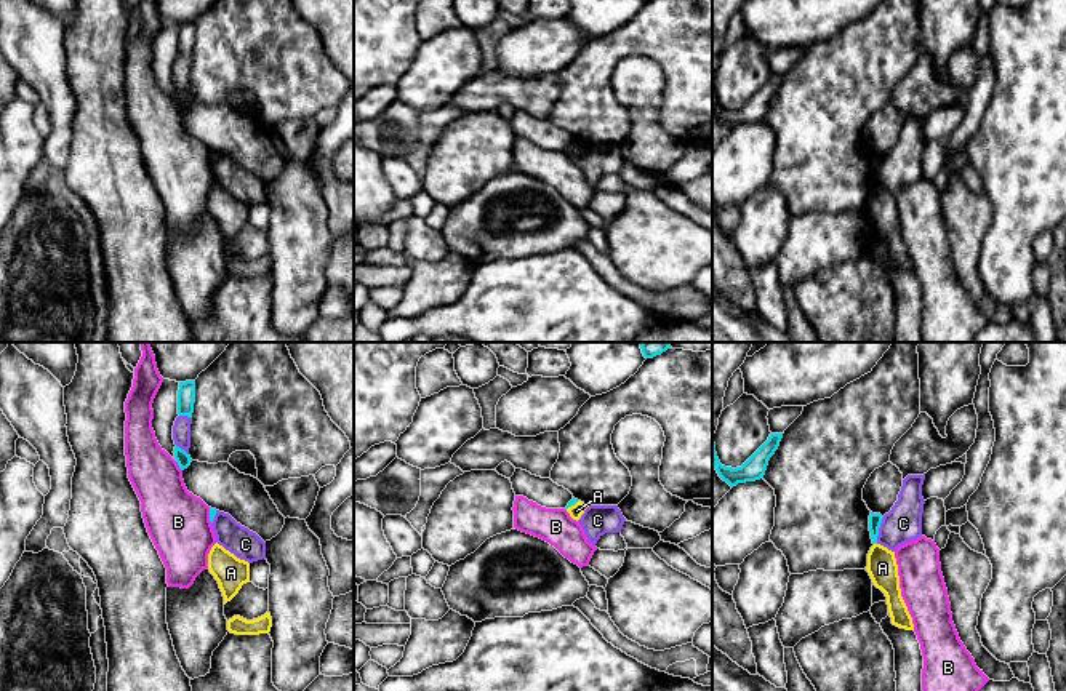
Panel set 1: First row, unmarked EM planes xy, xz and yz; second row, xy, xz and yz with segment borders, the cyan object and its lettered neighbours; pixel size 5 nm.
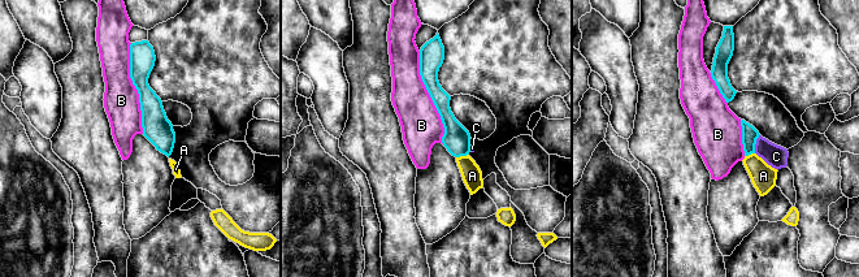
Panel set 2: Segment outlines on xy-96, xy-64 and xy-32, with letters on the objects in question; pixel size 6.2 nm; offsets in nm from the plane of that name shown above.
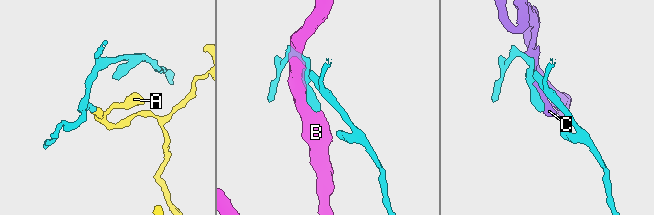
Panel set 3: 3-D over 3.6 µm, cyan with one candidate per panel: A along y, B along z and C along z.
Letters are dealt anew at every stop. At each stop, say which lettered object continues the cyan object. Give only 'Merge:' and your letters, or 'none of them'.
Merge: none of them

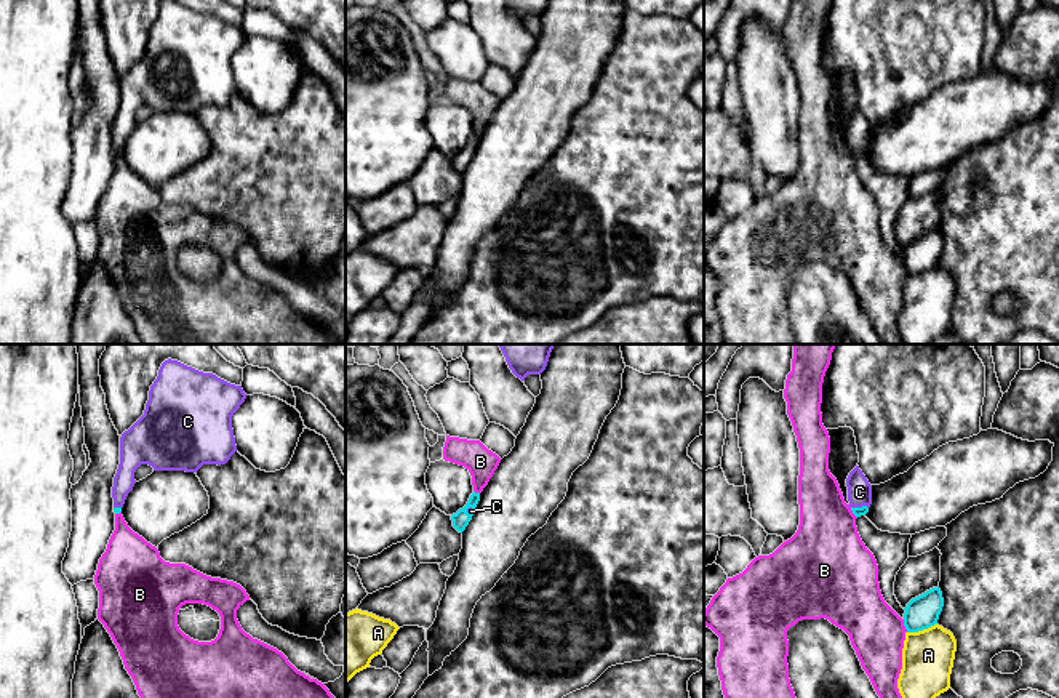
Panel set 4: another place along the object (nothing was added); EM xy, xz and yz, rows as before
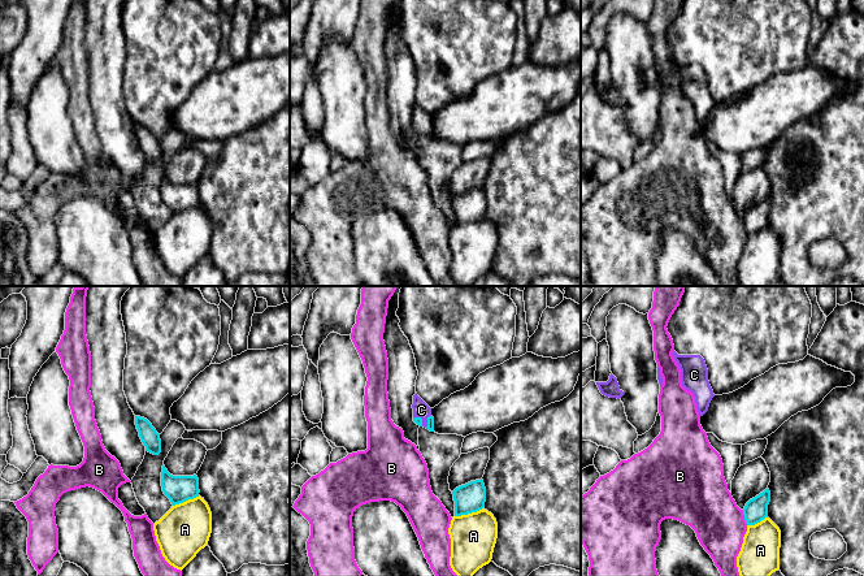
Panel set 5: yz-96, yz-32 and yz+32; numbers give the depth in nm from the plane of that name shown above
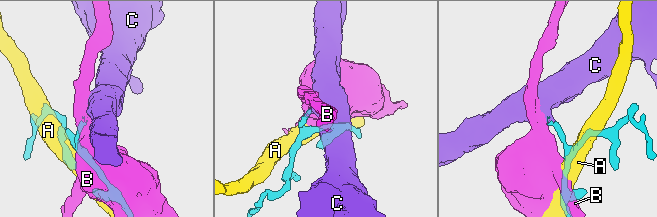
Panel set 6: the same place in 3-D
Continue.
Merge: C

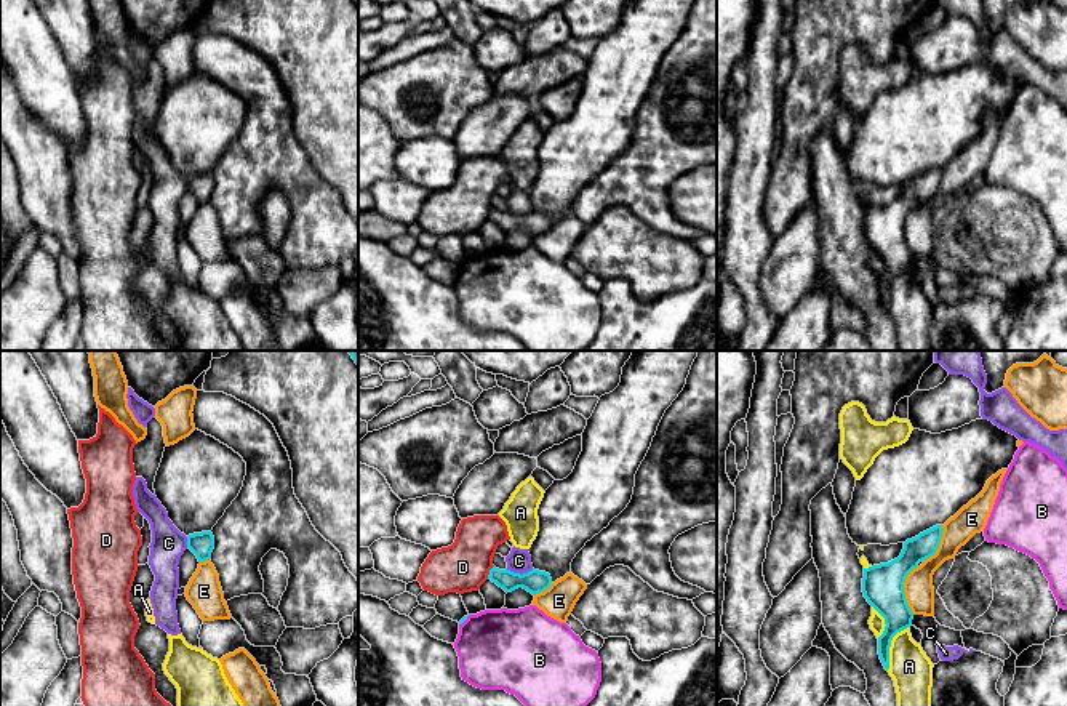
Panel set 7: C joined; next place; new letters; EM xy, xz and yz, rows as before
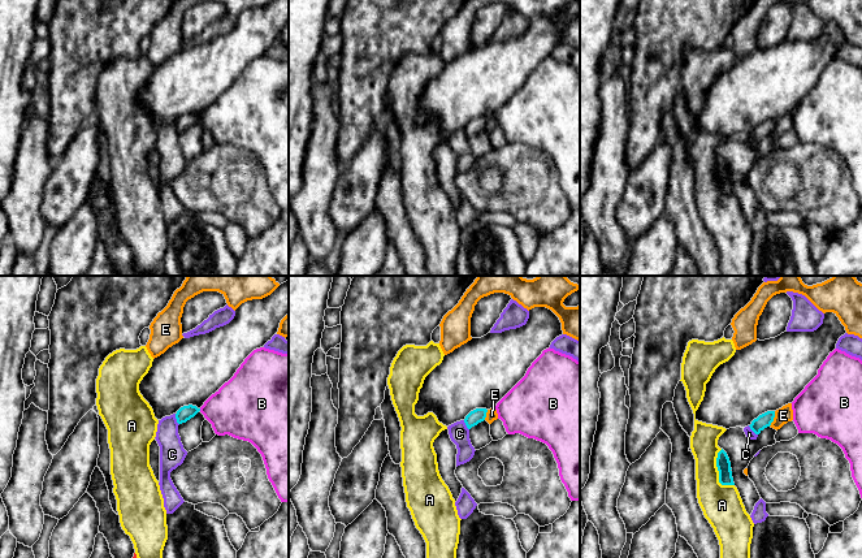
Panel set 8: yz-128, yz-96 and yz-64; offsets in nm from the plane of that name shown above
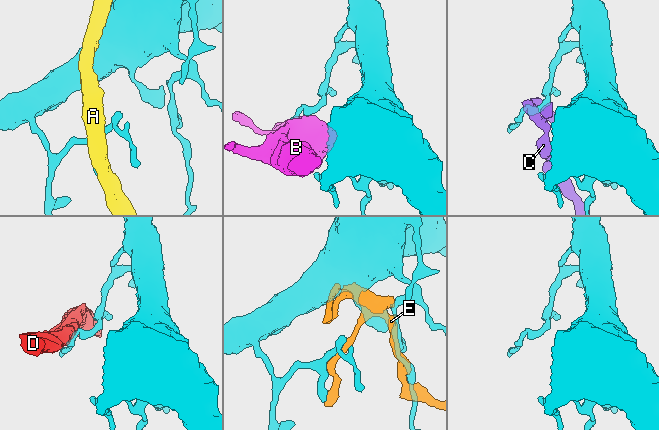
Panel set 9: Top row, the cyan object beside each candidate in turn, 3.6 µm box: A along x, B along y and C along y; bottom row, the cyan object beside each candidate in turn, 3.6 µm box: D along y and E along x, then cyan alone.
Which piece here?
Merge: none of them

